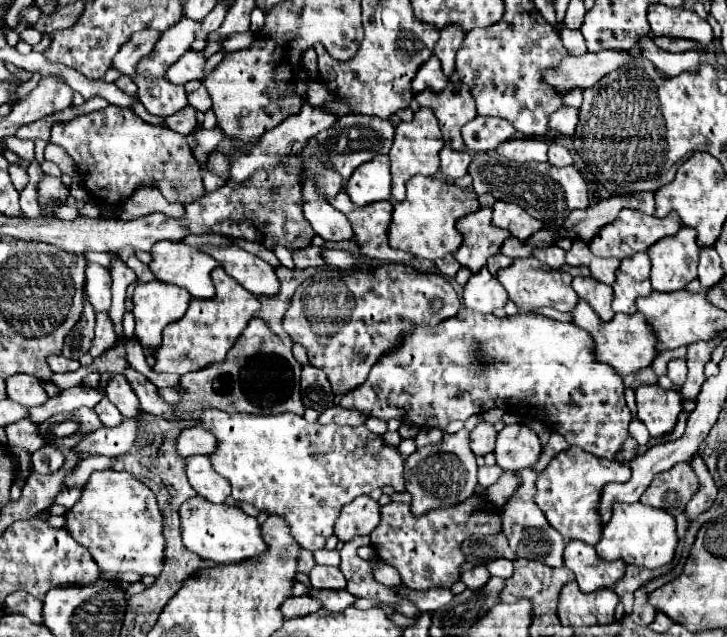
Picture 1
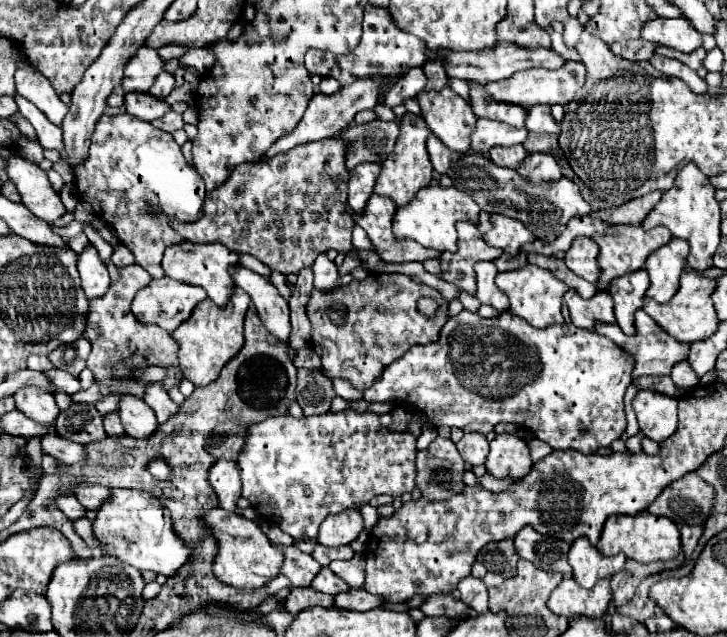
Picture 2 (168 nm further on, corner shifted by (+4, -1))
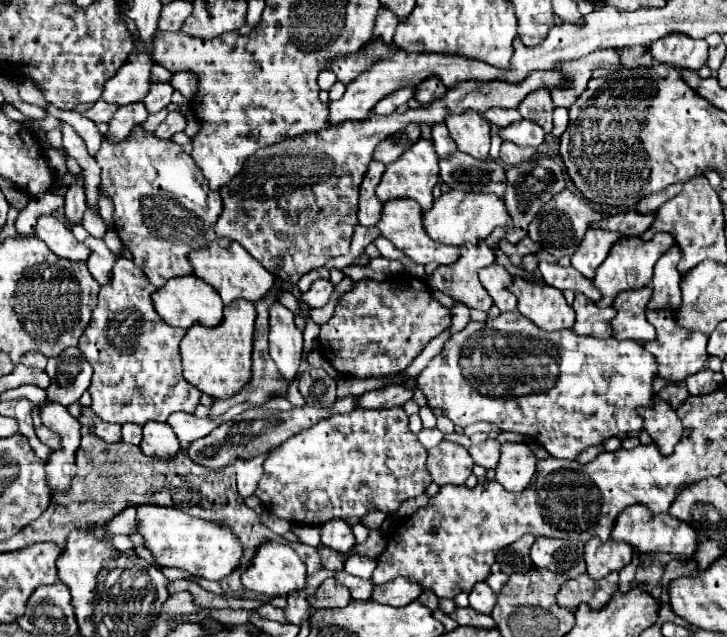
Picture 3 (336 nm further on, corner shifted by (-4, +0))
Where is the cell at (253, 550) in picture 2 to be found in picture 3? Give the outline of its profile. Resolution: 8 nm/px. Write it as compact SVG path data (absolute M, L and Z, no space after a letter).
M276 541L264 543L254 561L252 567L242 575L242 585L248 591L254 591L258 595L266 597L288 597L294 591L300 591L306 587L306 565L300 561L300 557L294 553L290 545L280 545Z

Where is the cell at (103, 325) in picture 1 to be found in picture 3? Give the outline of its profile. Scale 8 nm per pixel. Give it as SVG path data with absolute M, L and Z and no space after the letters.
M124 257L116 261L112 281L100 287L98 305L92 311L90 325L80 337L78 349L94 369L88 387L92 395L90 409L102 421L118 425L146 425L148 421L166 423L168 415L176 411L194 413L200 403L202 393L182 377L180 341L186 331L166 325L158 313L154 313L150 301L154 291L146 275Z

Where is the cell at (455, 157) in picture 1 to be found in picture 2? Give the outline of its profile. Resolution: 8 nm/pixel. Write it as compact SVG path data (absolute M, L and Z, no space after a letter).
M434 134L428 136L426 146L428 146L428 154L430 154L430 160L432 160L432 166L440 174L446 174L450 170L452 162L456 162L460 158L460 154L454 154L450 148L442 146L442 142Z

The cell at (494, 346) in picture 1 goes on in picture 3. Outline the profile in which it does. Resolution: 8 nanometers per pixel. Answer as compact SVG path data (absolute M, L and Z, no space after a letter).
M510 311L510 313L502 313L502 315L496 317L496 319L488 319L488 321L484 321L484 323L474 323L474 321L470 321L464 331L452 335L452 337L446 341L446 345L442 347L440 355L430 361L430 365L420 373L420 377L416 379L416 383L418 383L418 389L426 395L428 405L430 405L430 407L444 409L444 415L450 417L450 419L454 421L454 425L466 427L466 425L476 423L476 421L488 421L488 423L494 423L500 431L514 431L514 433L522 433L522 435L528 435L528 437L534 437L546 451L550 451L552 457L558 457L558 459L576 459L576 457L578 457L586 447L590 447L590 445L602 445L602 443L604 443L606 439L610 439L610 437L626 435L626 433L632 433L632 431L640 431L640 429L642 429L642 417L636 413L636 409L642 407L642 405L644 405L644 407L646 407L646 405L652 405L652 399L654 399L652 381L654 381L654 377L656 377L656 371L658 371L658 363L654 361L654 355L648 353L642 345L634 343L632 339L618 341L616 337L610 337L610 339L580 337L580 335L576 335L576 333L570 331L570 329L546 333L546 331L534 327L534 325L530 323L530 319L522 317L518 311Z

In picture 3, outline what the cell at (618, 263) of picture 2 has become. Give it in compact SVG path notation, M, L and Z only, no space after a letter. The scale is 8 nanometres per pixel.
M656 233L650 241L642 241L638 237L630 237L630 239L622 239L618 241L606 261L598 267L598 273L594 277L594 285L602 291L602 299L596 303L598 307L610 307L614 303L614 297L620 291L626 289L642 289L652 281L652 269L656 265L656 261L660 259L662 253L666 253L670 247L674 245L674 239L670 237L670 233Z

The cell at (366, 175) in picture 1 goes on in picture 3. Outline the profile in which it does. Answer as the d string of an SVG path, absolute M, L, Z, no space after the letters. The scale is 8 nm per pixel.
M378 161L370 163L370 169L360 185L360 201L358 201L358 221L364 227L374 227L382 215L382 203L378 201L374 189L380 183L384 173L384 165Z

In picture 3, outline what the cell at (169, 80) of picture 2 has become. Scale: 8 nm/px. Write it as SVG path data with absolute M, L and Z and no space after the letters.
M152 83L150 93L144 97L142 103L146 105L148 113L158 113L170 105L172 93L174 93L174 89L168 83Z

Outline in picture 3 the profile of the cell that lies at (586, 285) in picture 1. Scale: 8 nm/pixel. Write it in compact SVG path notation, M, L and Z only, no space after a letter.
M576 293L576 299L572 303L576 311L576 323L572 331L576 335L590 335L590 337L612 337L610 319L614 317L612 307L598 307L590 299L582 297L582 293Z

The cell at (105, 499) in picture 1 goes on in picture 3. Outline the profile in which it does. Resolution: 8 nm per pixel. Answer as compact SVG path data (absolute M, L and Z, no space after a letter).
M140 505L138 521L138 533L144 537L146 547L162 567L178 567L210 581L220 581L240 567L242 543L226 525L192 517L174 507L158 505Z

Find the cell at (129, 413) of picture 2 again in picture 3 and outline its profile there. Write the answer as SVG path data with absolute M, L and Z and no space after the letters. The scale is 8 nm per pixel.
M150 421L142 427L144 439L140 443L142 453L154 459L174 459L180 453L180 443L176 433L170 429L168 423Z

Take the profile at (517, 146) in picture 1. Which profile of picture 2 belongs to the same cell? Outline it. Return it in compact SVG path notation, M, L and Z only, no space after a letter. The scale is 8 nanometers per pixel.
M516 144L516 146L494 146L490 150L490 158L492 162L496 162L498 166L506 166L506 168L518 168L524 160L526 160L528 152L522 144Z

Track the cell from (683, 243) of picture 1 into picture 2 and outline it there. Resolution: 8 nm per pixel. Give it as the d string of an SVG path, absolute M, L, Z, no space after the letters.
M672 238L666 246L660 246L646 260L646 272L650 274L650 288L646 296L654 298L660 304L670 302L670 298L678 292L680 276L686 268L686 254L690 252L690 244L682 238Z

